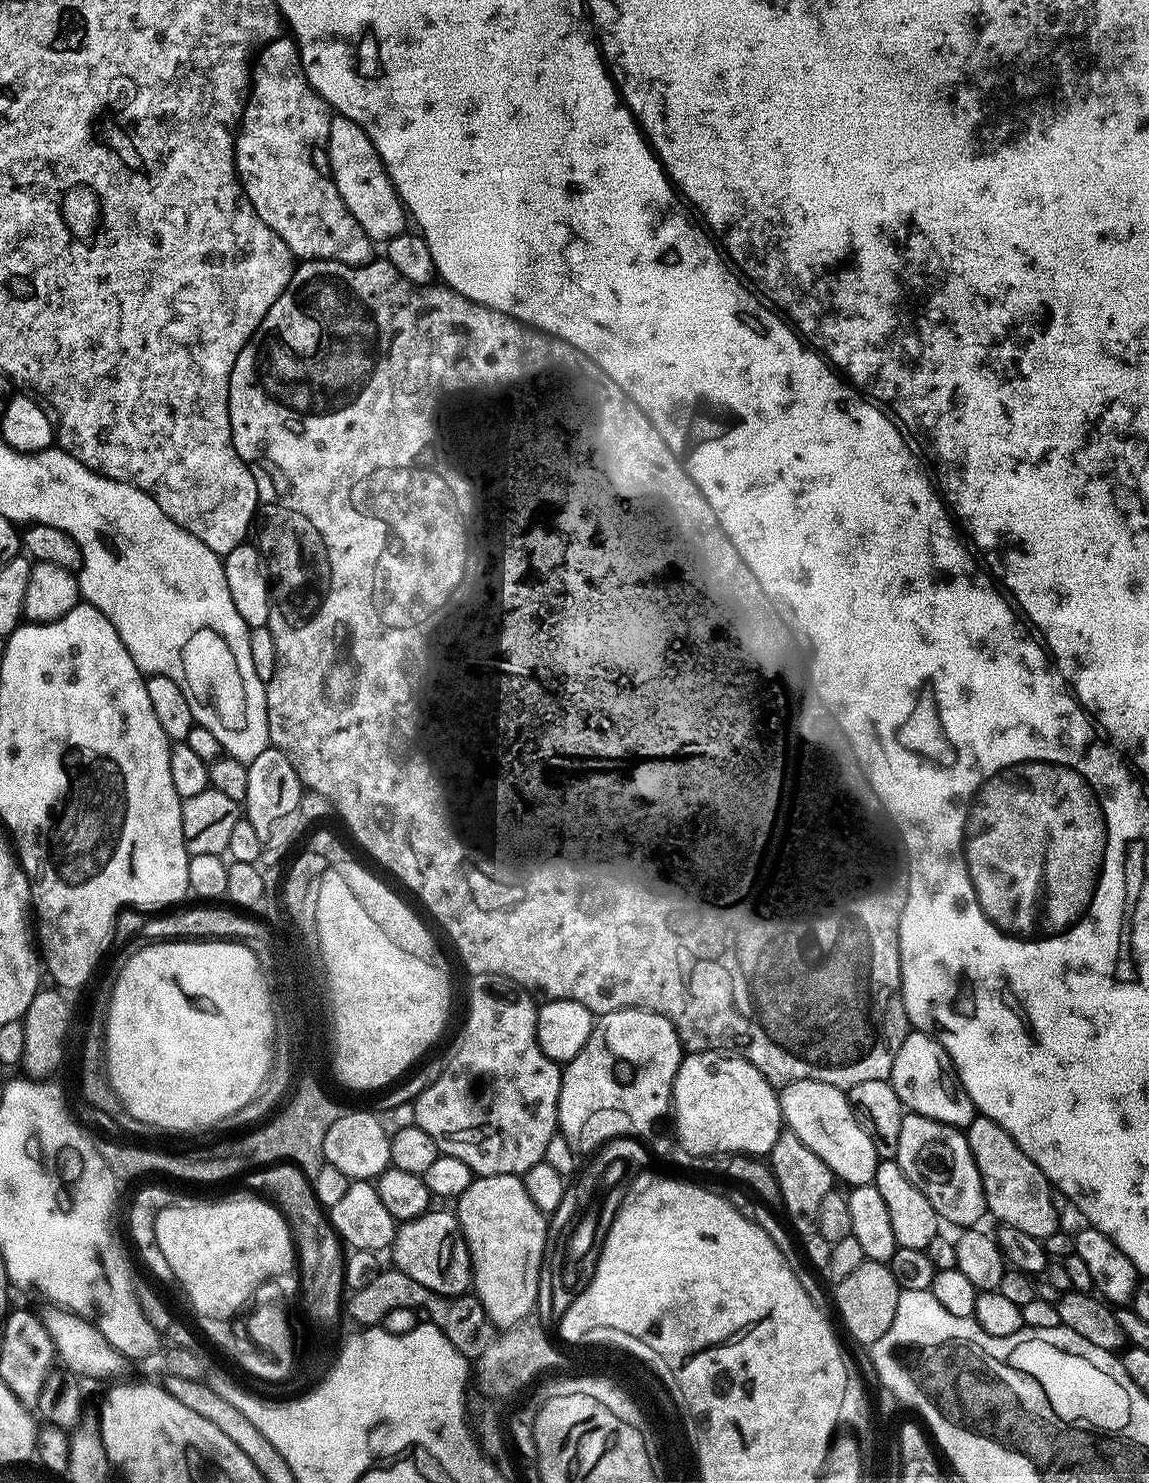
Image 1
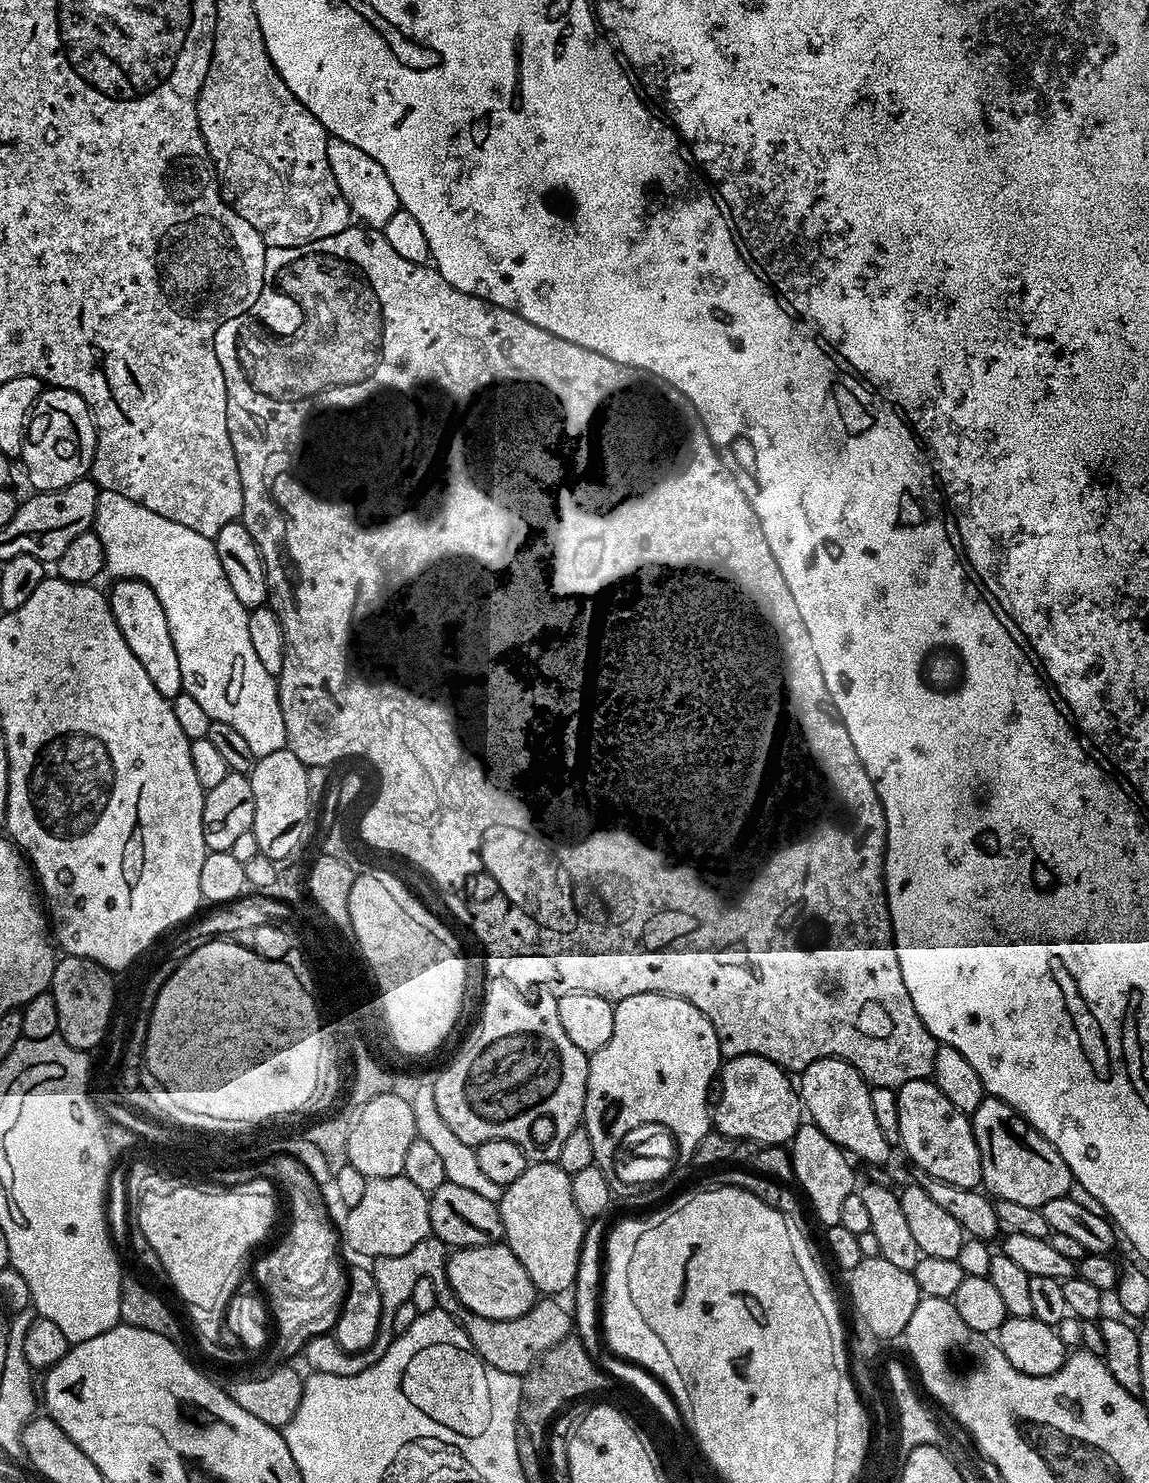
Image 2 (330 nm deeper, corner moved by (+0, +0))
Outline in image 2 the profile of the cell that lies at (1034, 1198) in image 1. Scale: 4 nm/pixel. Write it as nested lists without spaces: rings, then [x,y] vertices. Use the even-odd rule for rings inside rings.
[[[985,1095],[978,1110],[971,1112],[970,1119],[980,1155],[980,1178],[983,1187],[996,1200],[1043,1209],[1046,1202],[1068,1195],[1074,1183],[1070,1166],[1066,1166],[1062,1154],[1006,1102]]]

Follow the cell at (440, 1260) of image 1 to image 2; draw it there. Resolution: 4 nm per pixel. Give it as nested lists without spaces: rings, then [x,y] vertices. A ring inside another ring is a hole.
[[[503,1242],[455,1249],[447,1257],[446,1271],[462,1306],[482,1318],[518,1318],[530,1311],[538,1299],[534,1282],[530,1280],[530,1274],[526,1274],[526,1266],[518,1262],[516,1255]]]

